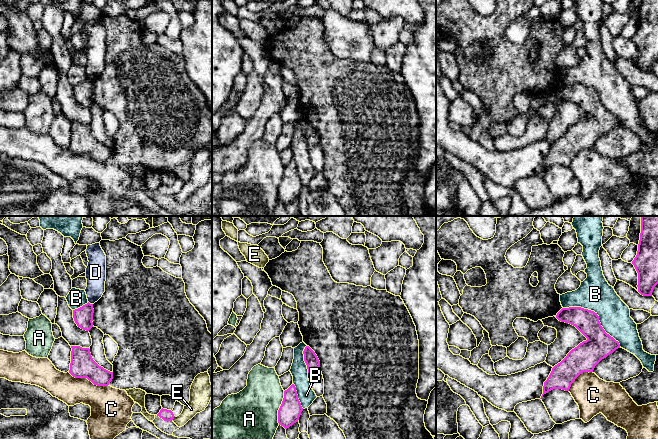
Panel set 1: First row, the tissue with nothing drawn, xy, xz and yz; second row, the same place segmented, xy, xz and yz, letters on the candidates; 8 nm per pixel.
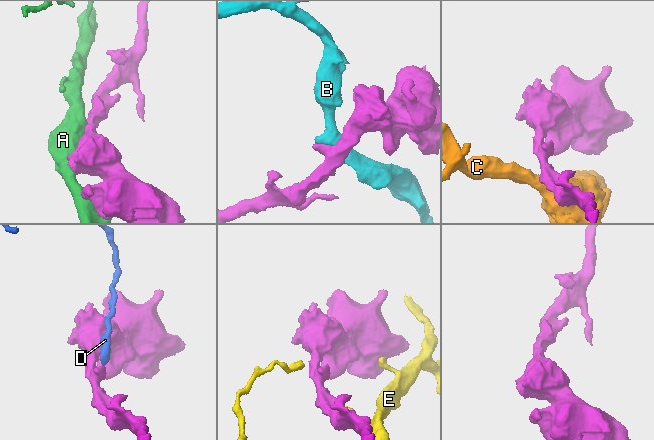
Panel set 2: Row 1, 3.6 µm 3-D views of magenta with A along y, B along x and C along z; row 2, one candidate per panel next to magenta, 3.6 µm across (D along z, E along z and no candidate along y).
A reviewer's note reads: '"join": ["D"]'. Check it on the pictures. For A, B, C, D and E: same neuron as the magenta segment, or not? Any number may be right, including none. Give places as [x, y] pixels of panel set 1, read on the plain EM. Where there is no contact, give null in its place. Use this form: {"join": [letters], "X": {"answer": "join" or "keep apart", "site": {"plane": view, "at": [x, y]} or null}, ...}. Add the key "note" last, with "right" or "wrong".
{"join": [], "A": {"answer": "keep apart", "site": {"plane": "xz", "at": [279, 184]}}, "B": {"answer": "keep apart", "site": {"plane": "yz", "at": [597, 91]}}, "C": {"answer": "keep apart", "site": {"plane": "xy", "at": [88, 155]}}, "D": {"answer": "keep apart", "site": {"plane": "xy", "at": [89, 79]}}, "E": {"answer": "keep apart", "site": {"plane": "xy", "at": [173, 194]}}, "note": "wrong"}

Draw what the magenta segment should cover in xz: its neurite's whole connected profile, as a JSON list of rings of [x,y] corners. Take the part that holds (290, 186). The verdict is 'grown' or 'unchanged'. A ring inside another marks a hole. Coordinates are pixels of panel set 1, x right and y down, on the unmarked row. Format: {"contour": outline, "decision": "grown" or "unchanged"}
{"contour": [[[292,160],[284,167],[284,174],[278,186],[278,199],[285,205],[298,198],[303,184],[298,175],[296,163]]], "decision": "unchanged"}

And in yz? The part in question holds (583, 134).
{"contour": [[[581,83],[562,84],[557,89],[556,94],[561,98],[575,102],[587,114],[587,116],[572,125],[560,139],[552,144],[549,153],[544,158],[541,174],[544,170],[553,165],[569,167],[571,160],[581,149],[593,148],[595,142],[602,135],[620,124],[619,118],[605,108],[599,97],[599,92],[594,87]]], "decision": "unchanged"}

